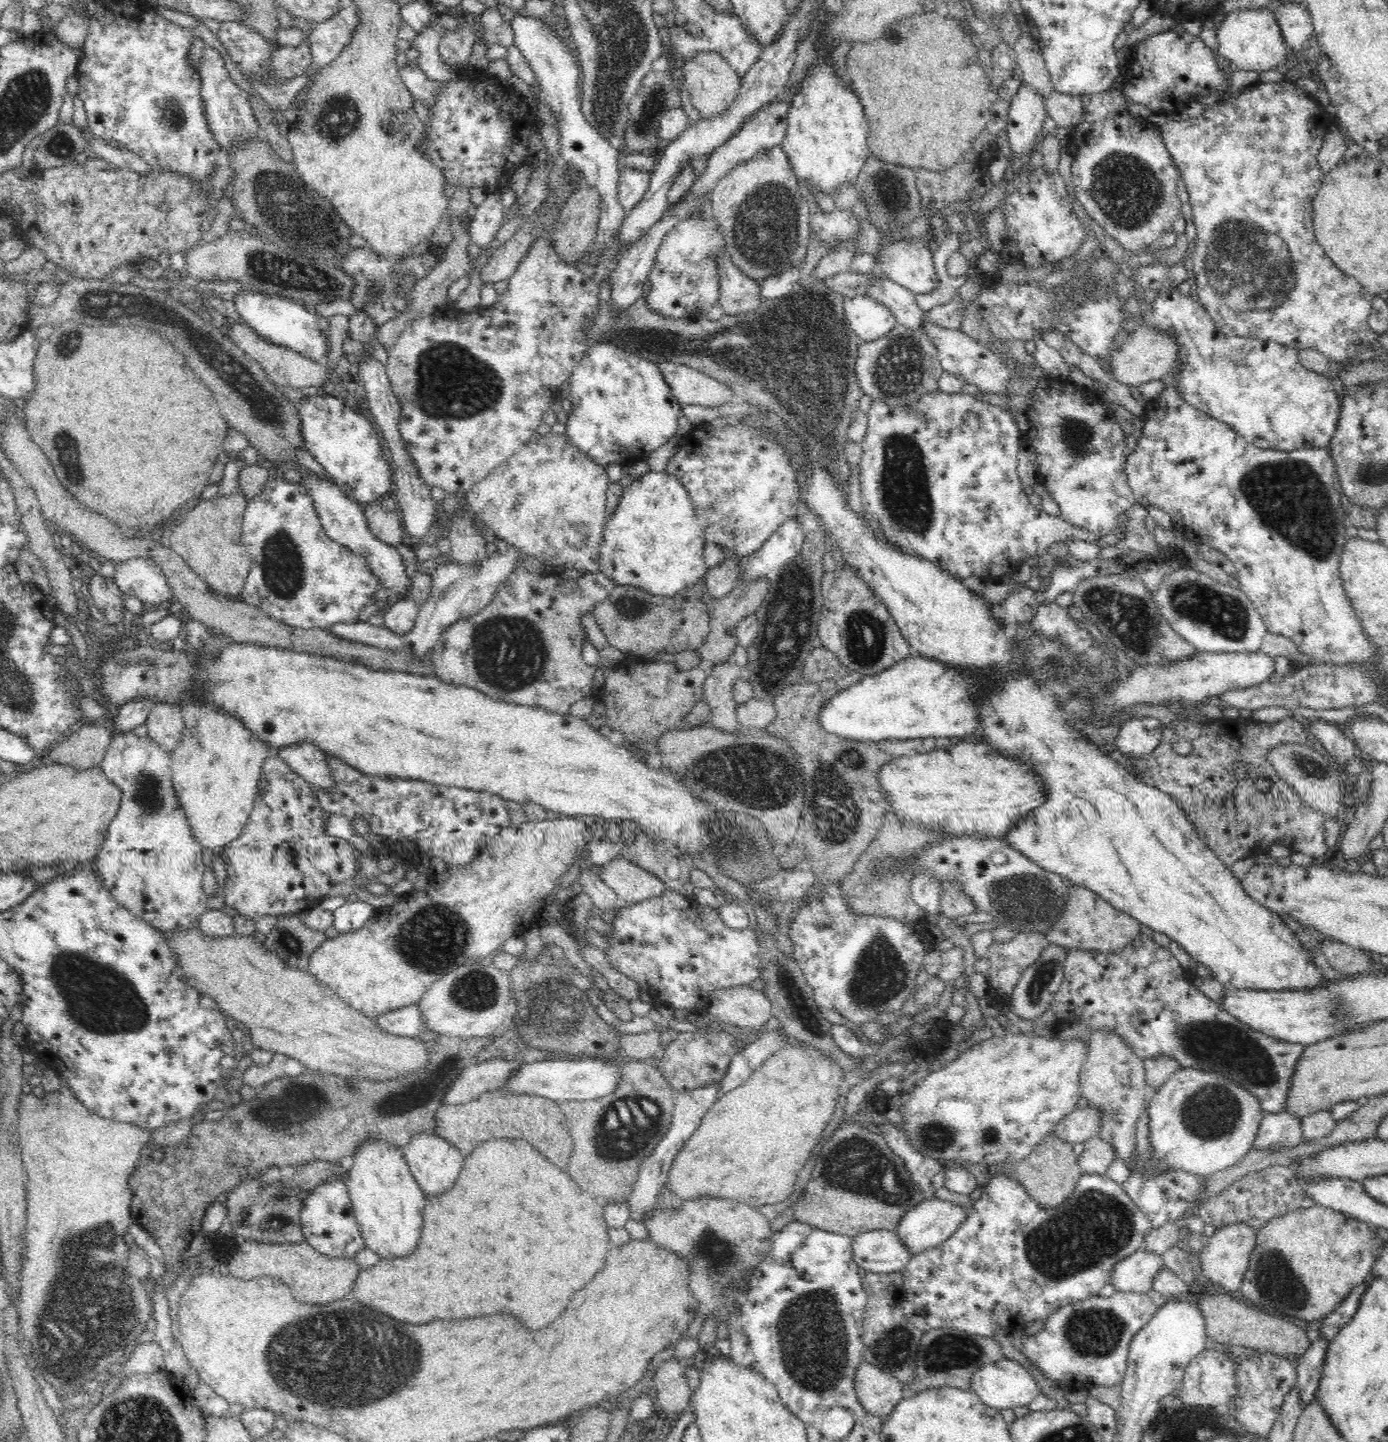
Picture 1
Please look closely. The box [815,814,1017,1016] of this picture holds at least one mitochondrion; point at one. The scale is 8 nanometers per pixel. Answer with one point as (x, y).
(880, 975)

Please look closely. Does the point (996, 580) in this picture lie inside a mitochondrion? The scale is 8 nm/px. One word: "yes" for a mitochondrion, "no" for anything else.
no

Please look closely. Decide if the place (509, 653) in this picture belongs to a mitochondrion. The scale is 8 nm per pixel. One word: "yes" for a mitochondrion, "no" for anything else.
yes

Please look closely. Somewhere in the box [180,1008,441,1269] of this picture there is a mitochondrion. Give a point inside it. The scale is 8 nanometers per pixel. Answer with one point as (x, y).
(299, 1099)

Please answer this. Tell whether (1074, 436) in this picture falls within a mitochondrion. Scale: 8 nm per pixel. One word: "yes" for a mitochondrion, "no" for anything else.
yes

